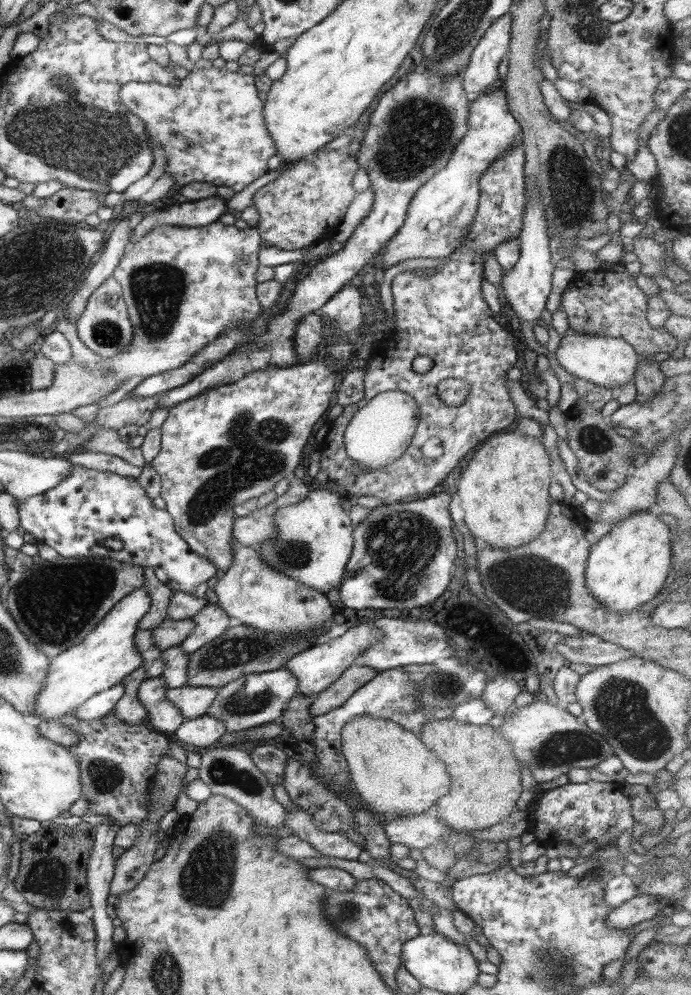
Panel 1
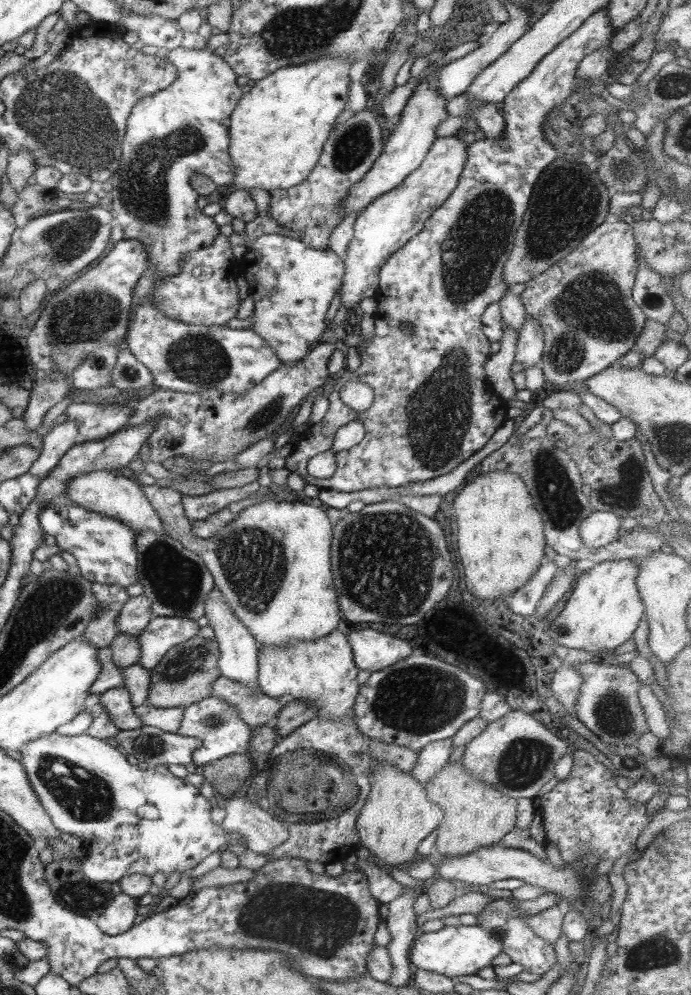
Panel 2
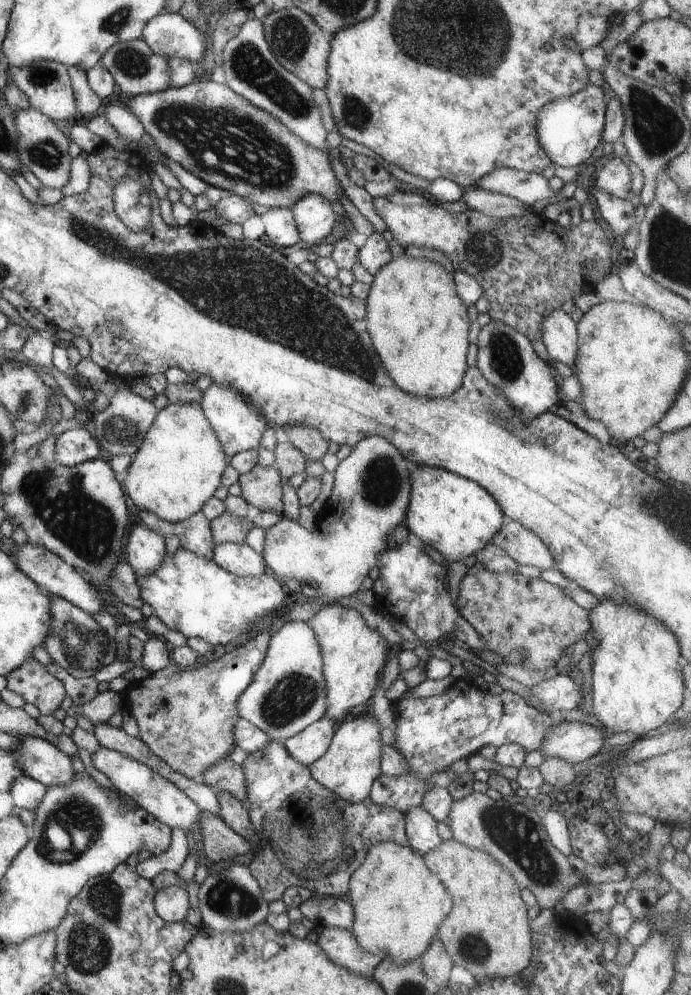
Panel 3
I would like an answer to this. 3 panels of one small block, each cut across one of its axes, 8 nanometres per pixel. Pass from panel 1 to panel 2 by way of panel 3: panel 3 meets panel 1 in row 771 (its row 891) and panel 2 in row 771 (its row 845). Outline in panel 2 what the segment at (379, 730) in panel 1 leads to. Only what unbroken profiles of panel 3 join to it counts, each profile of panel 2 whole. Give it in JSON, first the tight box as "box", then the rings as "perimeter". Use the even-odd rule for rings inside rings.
{"box":[356,762,443,868],"perimeter":[[[378,762],[374,774],[370,774],[370,792],[356,819],[356,830],[361,845],[368,848],[382,868],[403,868],[419,861],[420,842],[430,834],[443,819],[442,808],[430,802],[425,785],[414,778],[412,772],[398,770],[390,762]]]}

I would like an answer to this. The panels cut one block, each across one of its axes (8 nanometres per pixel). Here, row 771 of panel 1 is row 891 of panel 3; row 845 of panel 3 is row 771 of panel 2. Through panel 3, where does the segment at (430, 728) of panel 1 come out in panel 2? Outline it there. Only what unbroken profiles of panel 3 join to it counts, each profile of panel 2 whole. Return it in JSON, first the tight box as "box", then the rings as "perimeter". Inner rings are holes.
{"box":[425,761,518,858],"perimeter":[[[459,761],[446,762],[425,788],[430,802],[442,808],[443,819],[436,829],[435,848],[446,858],[466,856],[478,848],[498,844],[516,828],[518,800],[476,780],[464,771]]]}

